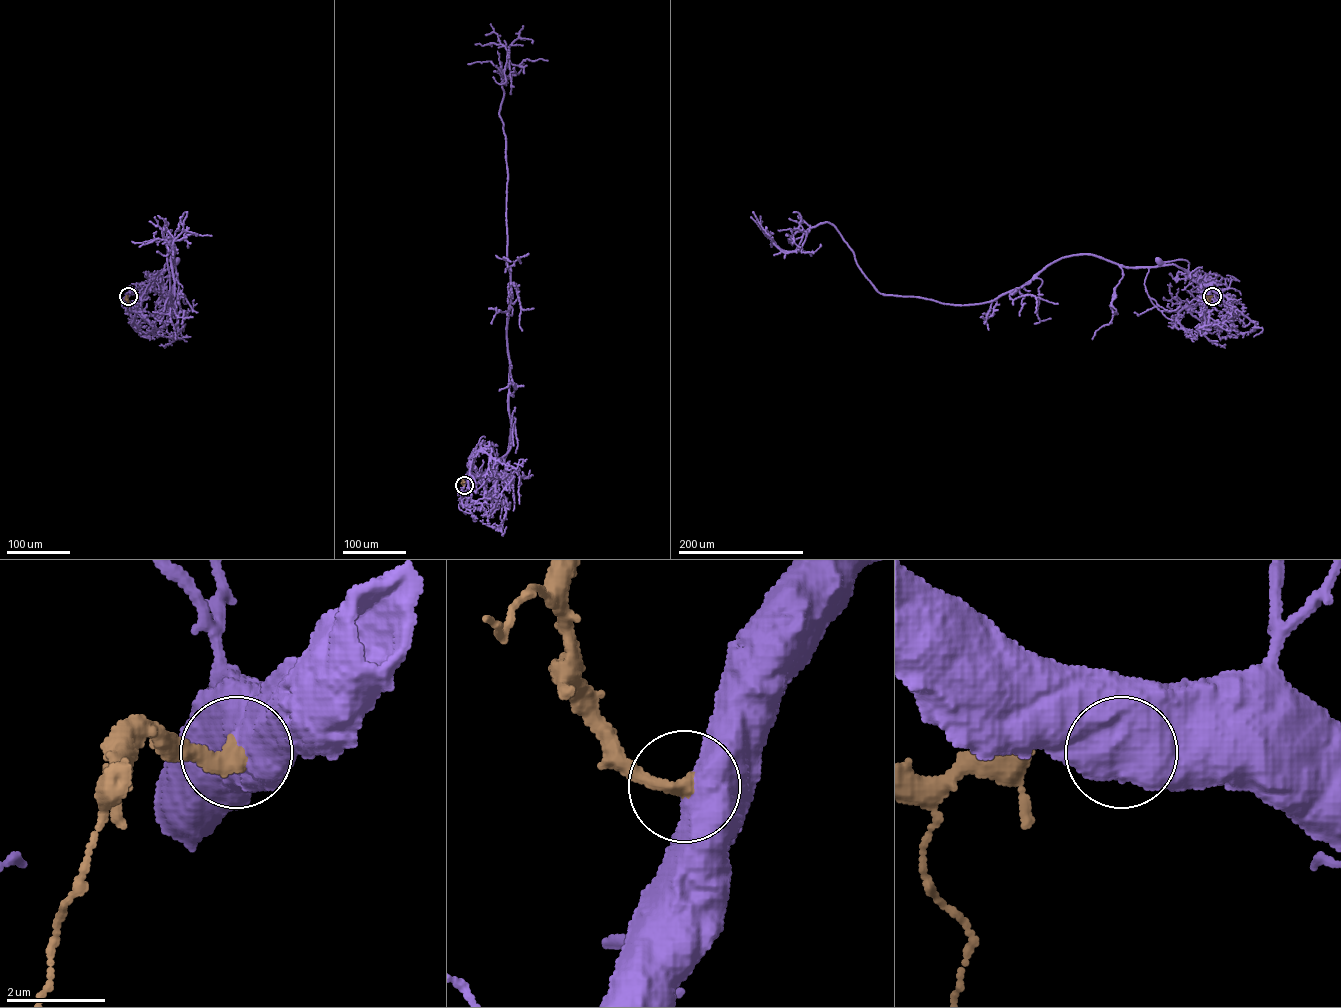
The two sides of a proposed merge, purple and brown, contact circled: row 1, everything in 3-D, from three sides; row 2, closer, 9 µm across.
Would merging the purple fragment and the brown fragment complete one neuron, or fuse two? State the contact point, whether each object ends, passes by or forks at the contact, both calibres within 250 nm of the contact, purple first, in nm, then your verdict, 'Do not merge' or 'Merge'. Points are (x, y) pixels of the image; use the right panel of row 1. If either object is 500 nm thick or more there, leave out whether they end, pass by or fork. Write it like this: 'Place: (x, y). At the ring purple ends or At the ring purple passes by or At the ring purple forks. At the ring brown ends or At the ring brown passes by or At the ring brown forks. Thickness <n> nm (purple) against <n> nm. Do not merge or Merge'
Place: (1212, 296). Thickness 750 nm (purple) against 400 nm. Merge

